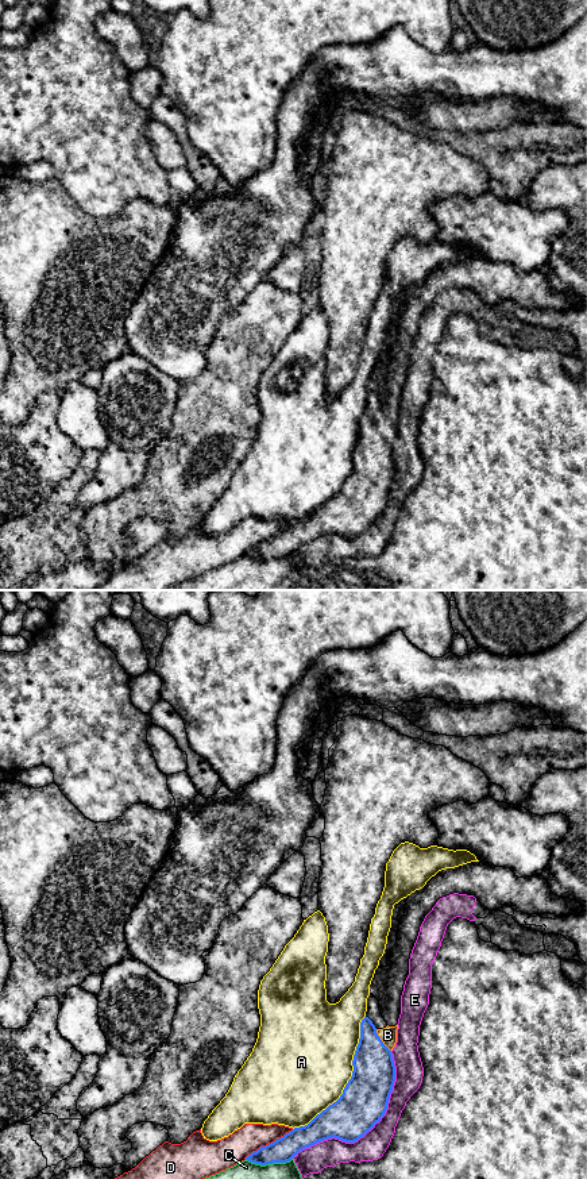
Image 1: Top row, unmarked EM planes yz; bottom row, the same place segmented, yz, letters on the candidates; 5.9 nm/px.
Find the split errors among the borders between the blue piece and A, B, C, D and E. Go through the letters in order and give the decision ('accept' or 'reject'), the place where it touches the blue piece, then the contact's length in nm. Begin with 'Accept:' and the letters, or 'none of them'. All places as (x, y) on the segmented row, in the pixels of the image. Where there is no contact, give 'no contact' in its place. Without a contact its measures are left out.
Accept: B
A: reject | yz (350, 1079) | 800 nm
B: accept | yz (381, 1040) | 160 nm
C: reject | yz (269, 1163) | 280 nm
D: reject | yz (269, 1144) | 340 nm
E: reject | yz (370, 1129) | 850 nm

